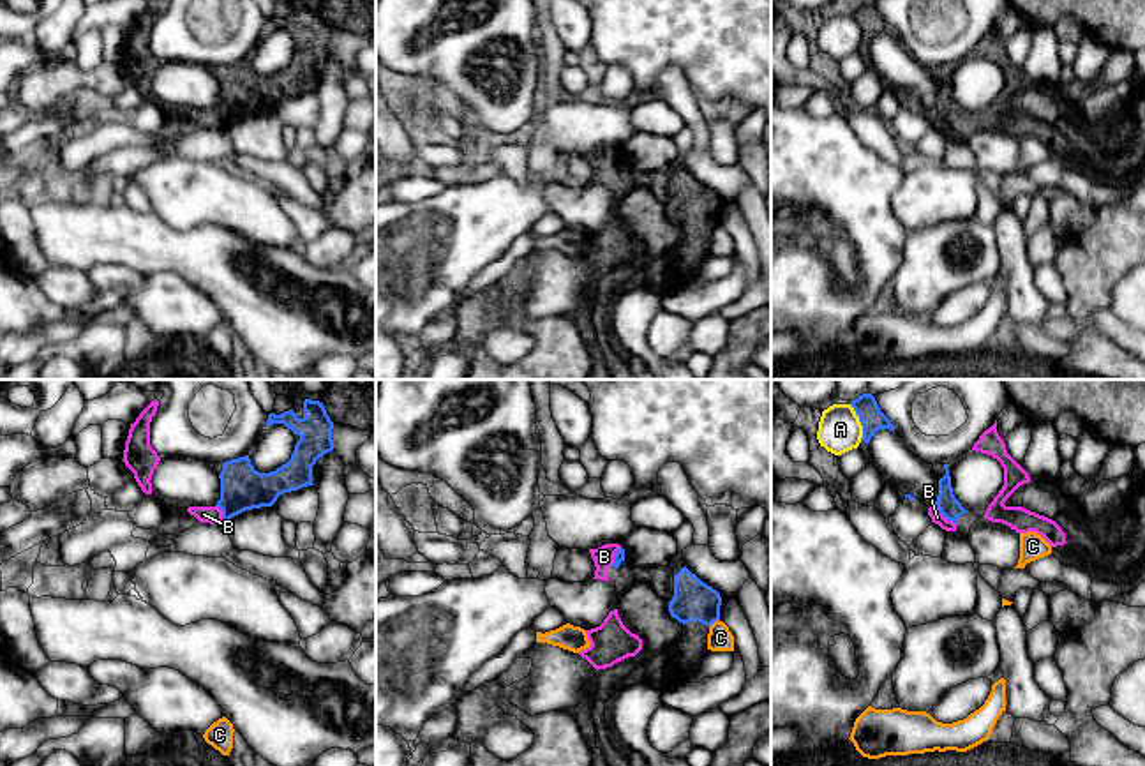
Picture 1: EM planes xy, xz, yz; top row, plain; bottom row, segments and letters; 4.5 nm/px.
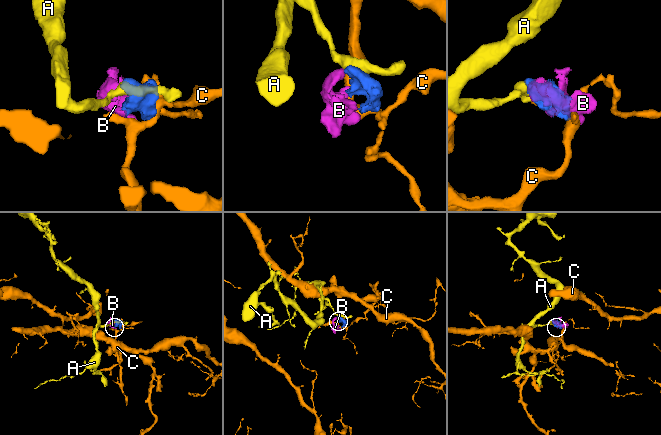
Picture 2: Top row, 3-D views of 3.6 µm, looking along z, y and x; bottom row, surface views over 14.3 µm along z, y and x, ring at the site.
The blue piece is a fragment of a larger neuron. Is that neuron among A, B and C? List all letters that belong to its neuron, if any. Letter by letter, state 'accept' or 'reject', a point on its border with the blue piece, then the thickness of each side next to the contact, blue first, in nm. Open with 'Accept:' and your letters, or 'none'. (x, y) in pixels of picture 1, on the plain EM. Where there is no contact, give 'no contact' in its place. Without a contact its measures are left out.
Accept: B
A: reject; contact yz (860, 25); calibres 110 and 190 nm
B: accept; contact yz (946, 122); calibres 100 and 60 nm
C: reject; contact xz (713, 226); calibres 190 and 110 nm

